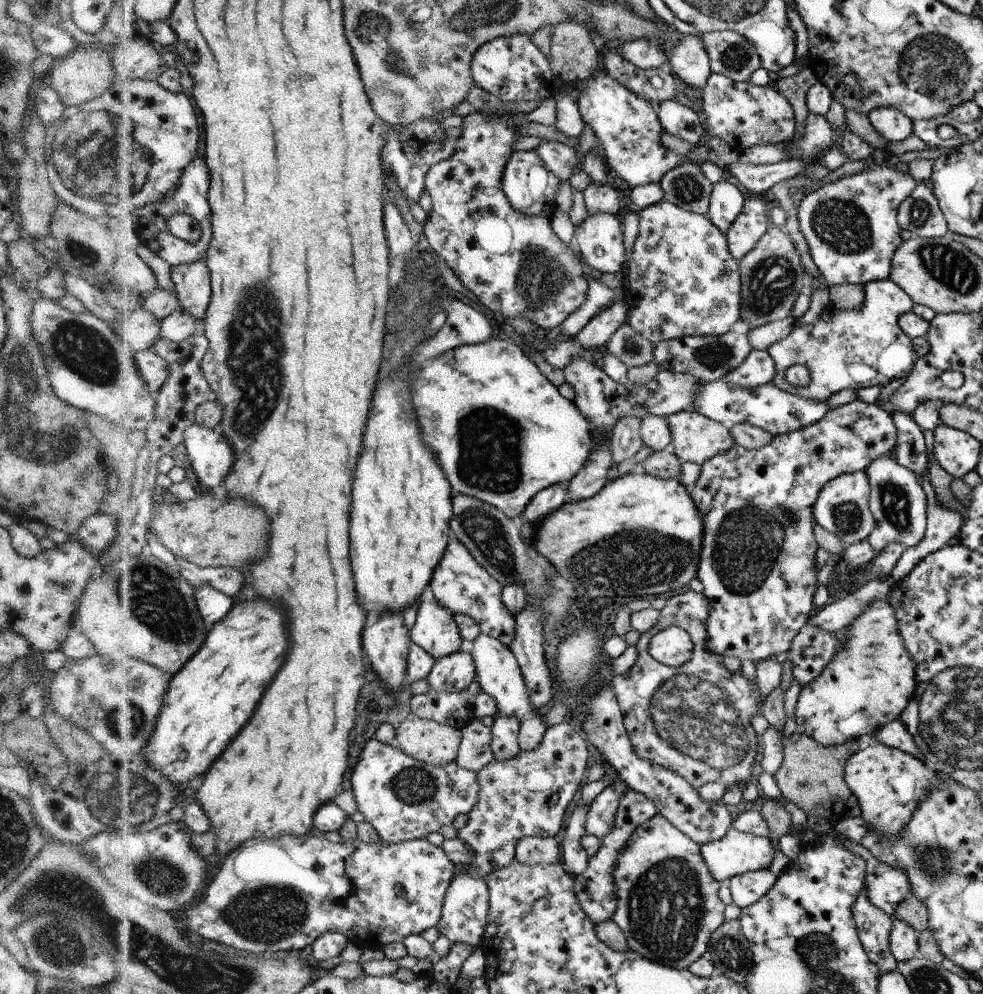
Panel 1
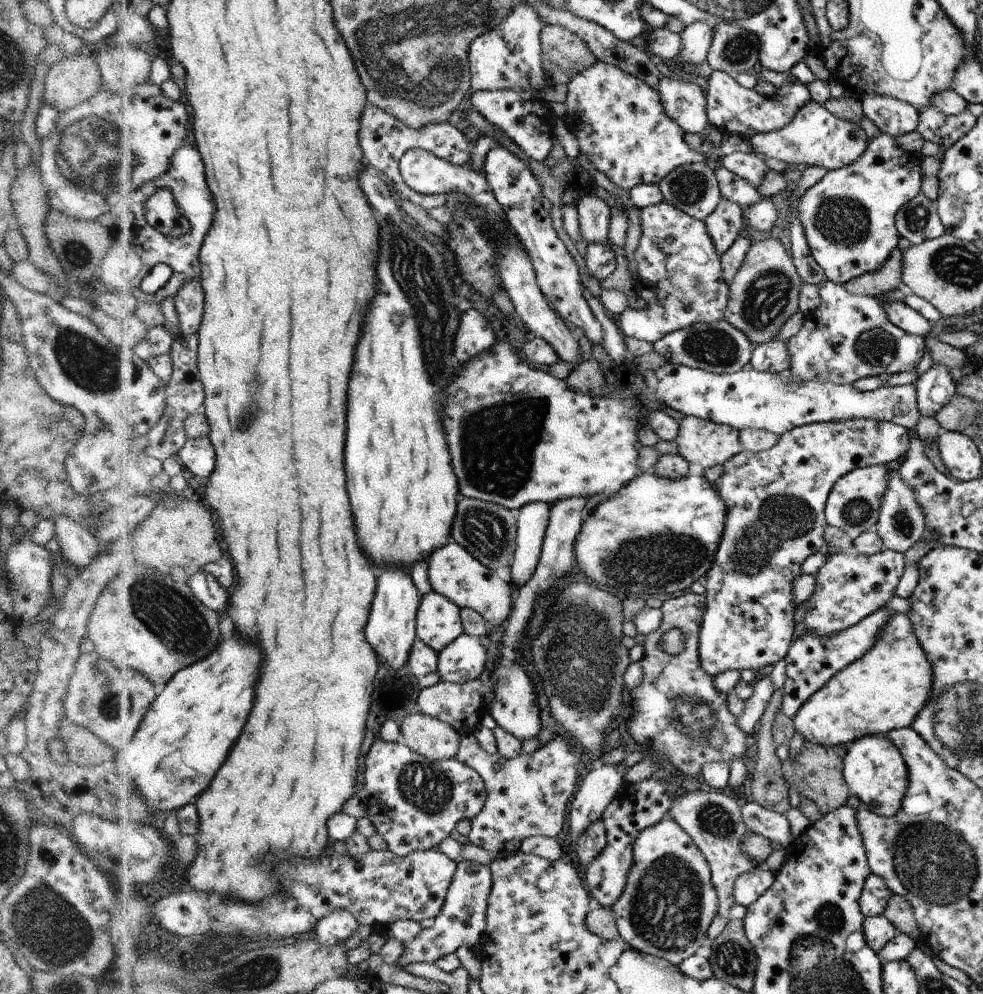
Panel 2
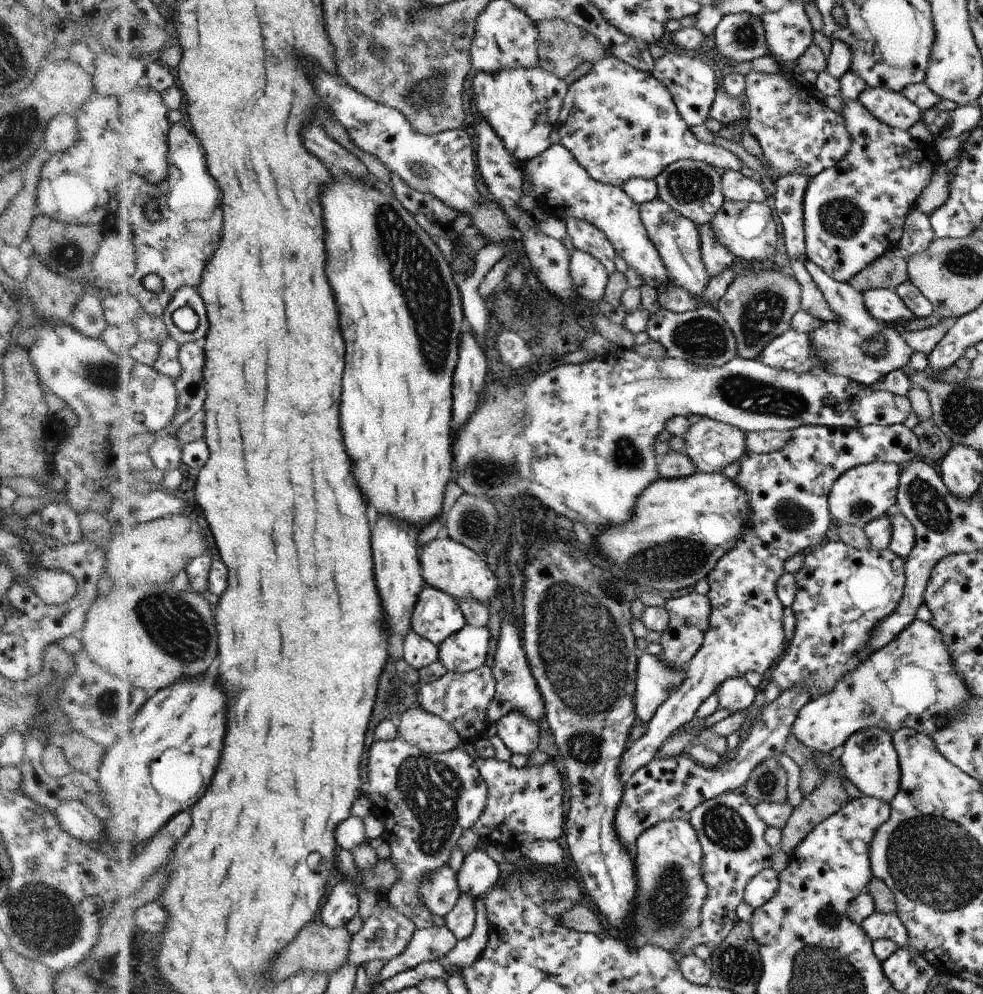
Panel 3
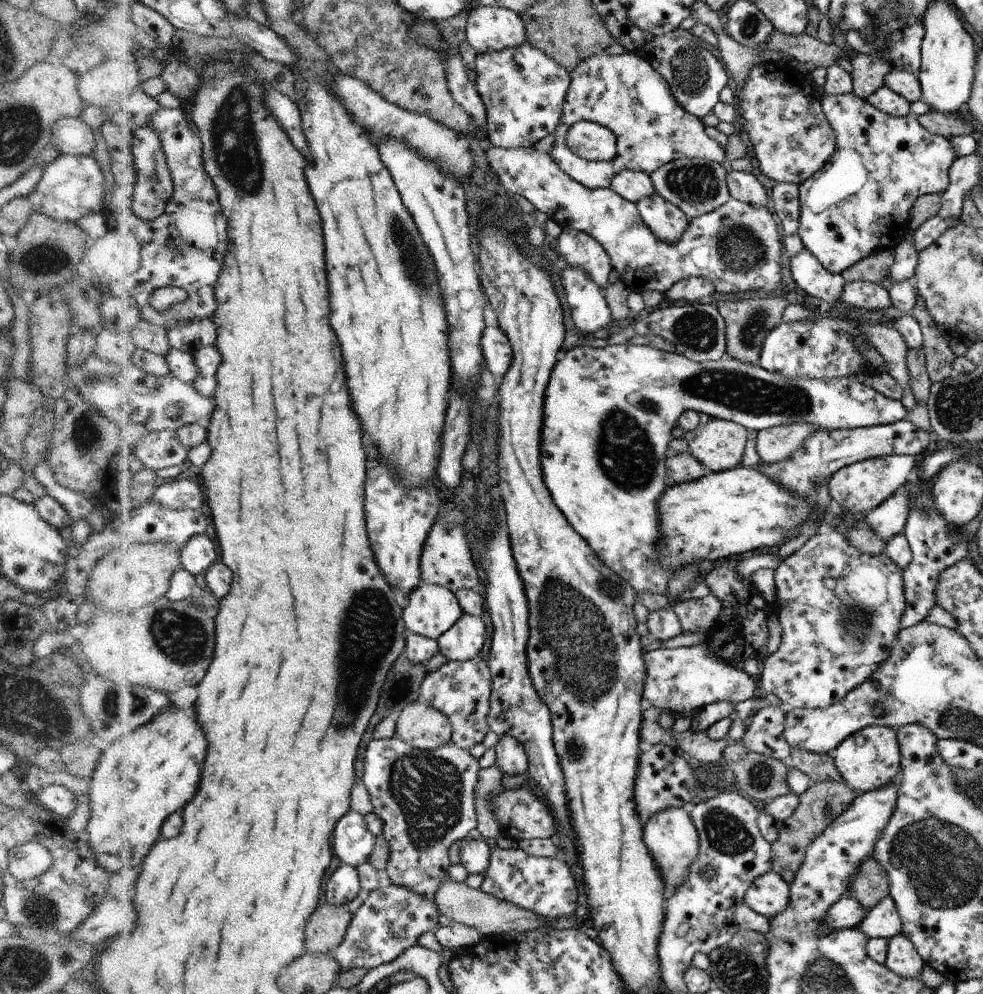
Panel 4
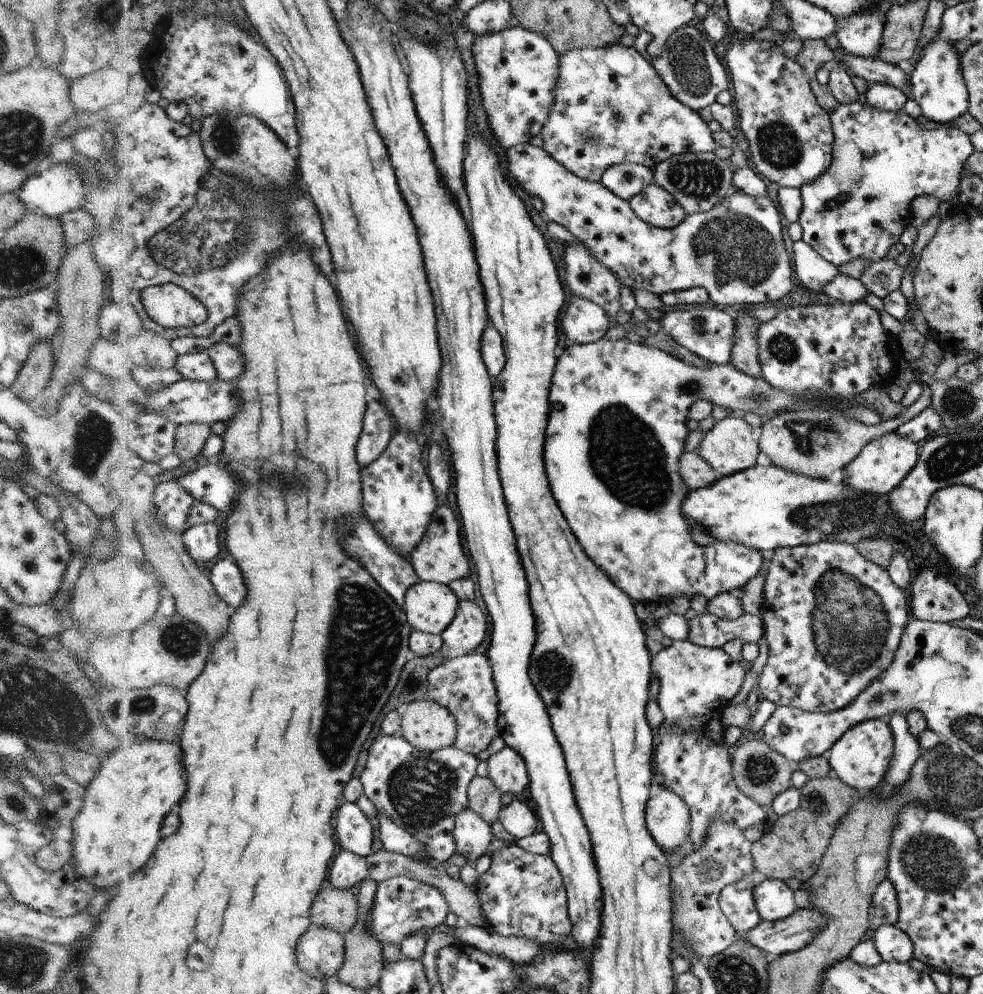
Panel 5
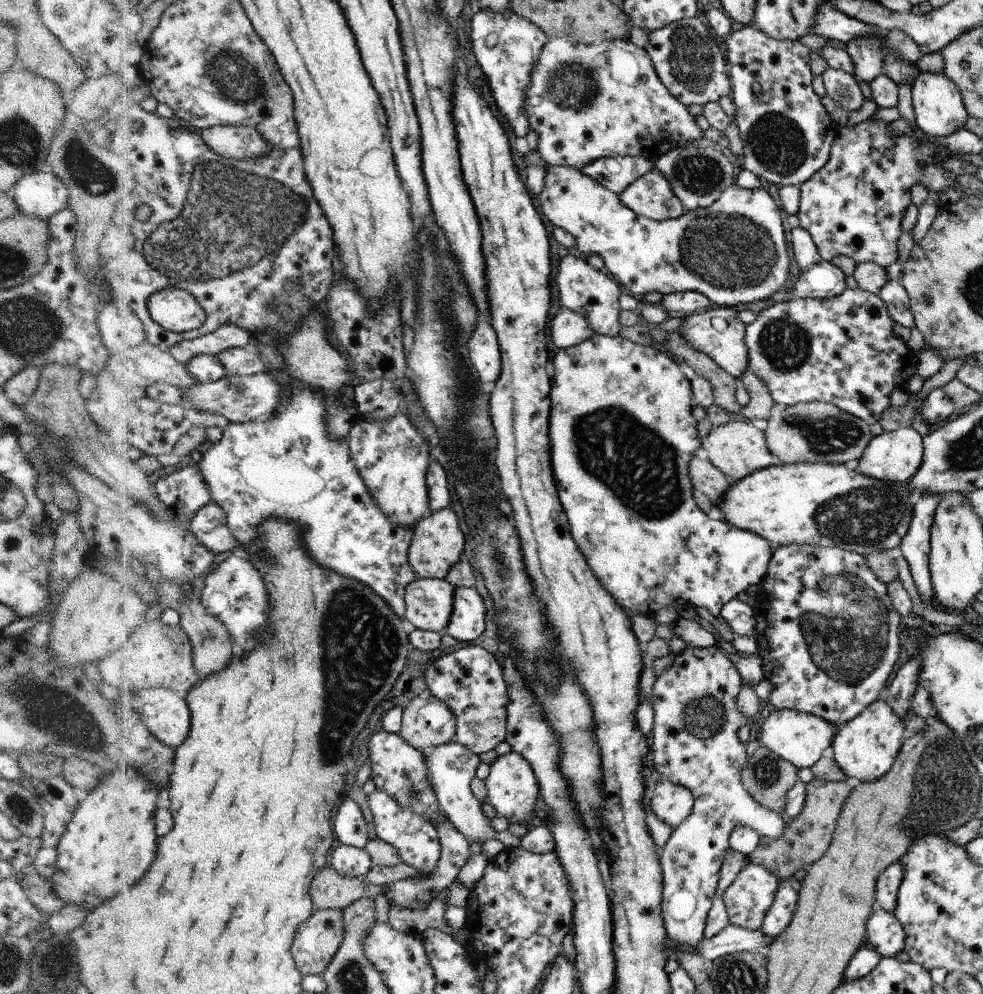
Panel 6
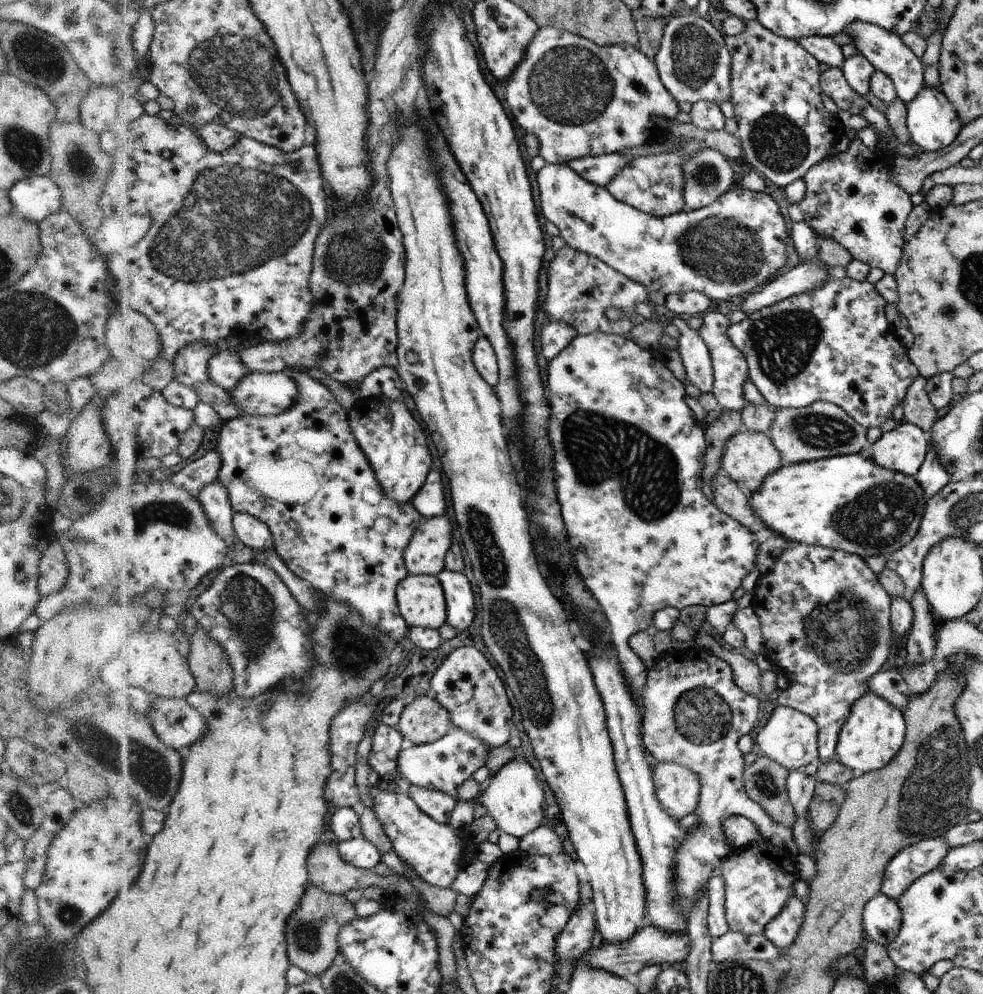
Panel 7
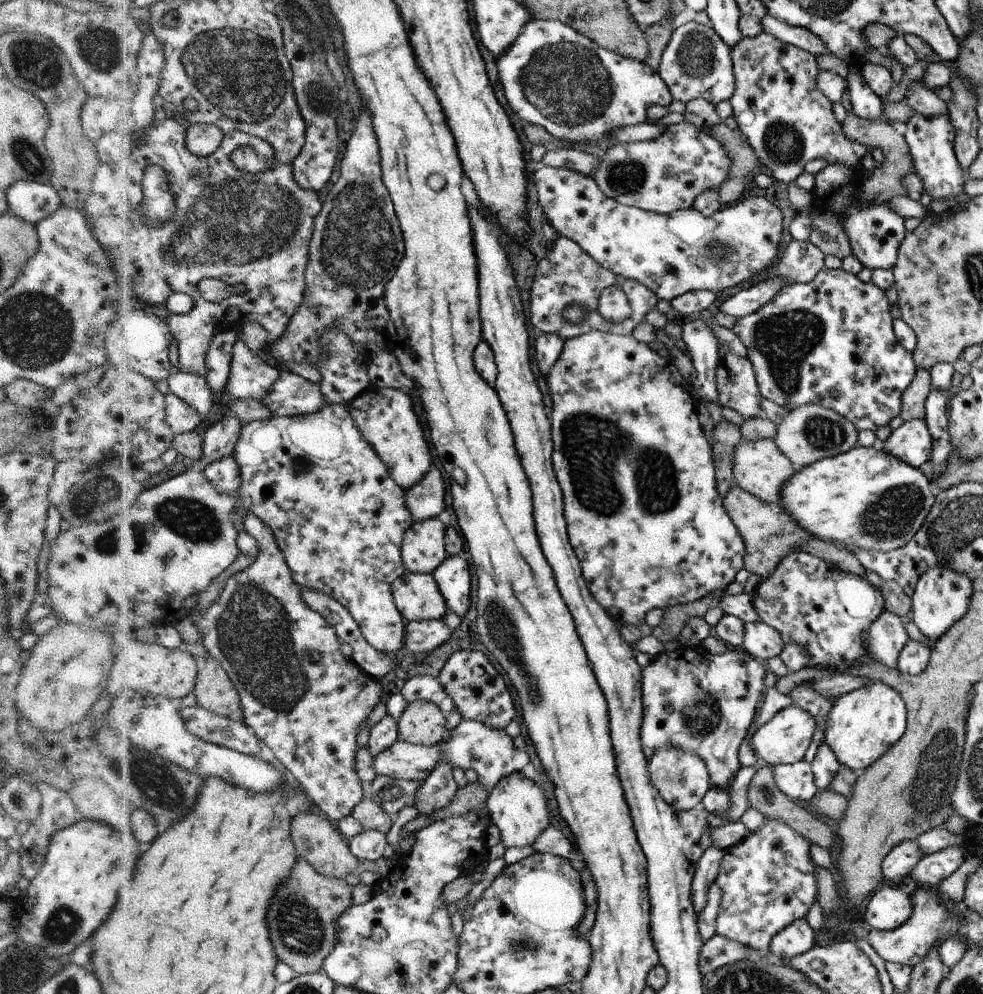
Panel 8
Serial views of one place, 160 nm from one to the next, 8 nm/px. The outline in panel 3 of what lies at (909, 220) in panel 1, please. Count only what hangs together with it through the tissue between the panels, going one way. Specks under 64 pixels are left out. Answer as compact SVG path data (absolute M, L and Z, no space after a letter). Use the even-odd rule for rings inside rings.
M918 207L907 214L903 237L900 238L900 249L906 259L913 254L924 252L934 240L935 232L929 215Z

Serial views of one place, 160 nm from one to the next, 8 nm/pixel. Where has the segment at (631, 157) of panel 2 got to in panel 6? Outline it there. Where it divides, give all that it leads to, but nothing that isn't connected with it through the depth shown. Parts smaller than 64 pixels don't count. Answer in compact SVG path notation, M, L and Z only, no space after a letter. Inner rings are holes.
M548 36L548 42L543 46L539 60L535 64L534 73L531 74L531 81L527 88L526 101L524 101L524 108L530 118L532 130L539 134L537 152L541 156L543 162L548 166L571 166L572 168L581 171L585 166L591 165L593 162L606 157L615 157L616 155L642 156L649 161L655 162L658 157L666 154L672 149L690 145L694 140L702 138L705 133L698 127L696 117L688 110L687 106L684 106L684 103L681 103L671 91L667 89L667 86L664 86L647 50L643 47L636 46L629 40L623 41L622 39L604 41L598 45L588 45L570 38Z

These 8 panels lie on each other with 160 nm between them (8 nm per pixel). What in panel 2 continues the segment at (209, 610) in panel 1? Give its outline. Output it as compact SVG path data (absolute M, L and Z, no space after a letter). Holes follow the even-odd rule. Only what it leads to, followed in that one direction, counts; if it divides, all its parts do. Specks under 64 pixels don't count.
M200 570L192 574L191 587L195 590L196 596L206 606L212 606L212 610L222 612L230 606L230 592L218 582L218 578L206 570Z

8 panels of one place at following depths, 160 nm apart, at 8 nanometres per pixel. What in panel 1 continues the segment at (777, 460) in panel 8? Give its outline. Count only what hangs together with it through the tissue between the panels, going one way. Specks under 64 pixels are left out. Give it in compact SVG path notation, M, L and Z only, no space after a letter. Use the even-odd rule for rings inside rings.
M696 410L667 416L674 454L683 462L701 465L735 444L731 428Z

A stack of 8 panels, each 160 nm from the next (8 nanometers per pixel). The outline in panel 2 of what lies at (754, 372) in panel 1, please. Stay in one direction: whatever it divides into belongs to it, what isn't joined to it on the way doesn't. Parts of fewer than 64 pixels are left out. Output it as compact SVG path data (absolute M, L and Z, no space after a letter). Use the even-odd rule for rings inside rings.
M772 340L755 348L749 366L757 371L781 373L790 368L790 358L787 344L781 340Z

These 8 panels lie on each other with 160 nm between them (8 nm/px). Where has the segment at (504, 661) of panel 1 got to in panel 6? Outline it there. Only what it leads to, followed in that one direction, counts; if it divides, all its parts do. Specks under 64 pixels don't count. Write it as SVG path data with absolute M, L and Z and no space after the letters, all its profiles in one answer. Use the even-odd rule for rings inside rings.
M510 751L498 756L489 765L489 775L485 780L487 795L483 803L489 803L498 812L498 816L505 816L510 823L519 823L526 820L534 808L538 798L538 783L531 763L517 752Z

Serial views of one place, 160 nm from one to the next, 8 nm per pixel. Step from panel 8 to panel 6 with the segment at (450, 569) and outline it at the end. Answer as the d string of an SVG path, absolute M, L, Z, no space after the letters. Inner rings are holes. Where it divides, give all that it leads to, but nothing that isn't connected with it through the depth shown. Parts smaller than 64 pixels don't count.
M455 588L453 611L444 632L457 642L474 642L484 632L486 608L474 588Z

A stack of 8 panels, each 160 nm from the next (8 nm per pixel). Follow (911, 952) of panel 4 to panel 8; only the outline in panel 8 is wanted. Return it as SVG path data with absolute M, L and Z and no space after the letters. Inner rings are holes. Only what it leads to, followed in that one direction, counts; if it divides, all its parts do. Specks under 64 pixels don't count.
M885 884L868 900L864 918L877 931L891 931L902 926L913 910L908 887Z

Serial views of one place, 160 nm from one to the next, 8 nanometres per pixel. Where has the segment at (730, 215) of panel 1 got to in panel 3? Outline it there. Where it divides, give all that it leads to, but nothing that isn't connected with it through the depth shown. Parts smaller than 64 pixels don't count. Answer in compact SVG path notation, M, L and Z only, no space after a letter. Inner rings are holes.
M711 222L698 226L702 234L702 255L708 274L713 276L724 272L730 265L737 263L735 254L717 239Z

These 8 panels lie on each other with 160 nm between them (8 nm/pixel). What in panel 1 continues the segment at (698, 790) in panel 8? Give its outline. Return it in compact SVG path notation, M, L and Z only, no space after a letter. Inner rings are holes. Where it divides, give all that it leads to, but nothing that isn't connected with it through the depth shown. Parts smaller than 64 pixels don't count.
M659 812L630 835L614 870L618 908L611 918L624 933L630 950L652 962L688 969L710 948L712 933L725 921L725 905L718 897L721 883L710 873L700 851L696 841Z

